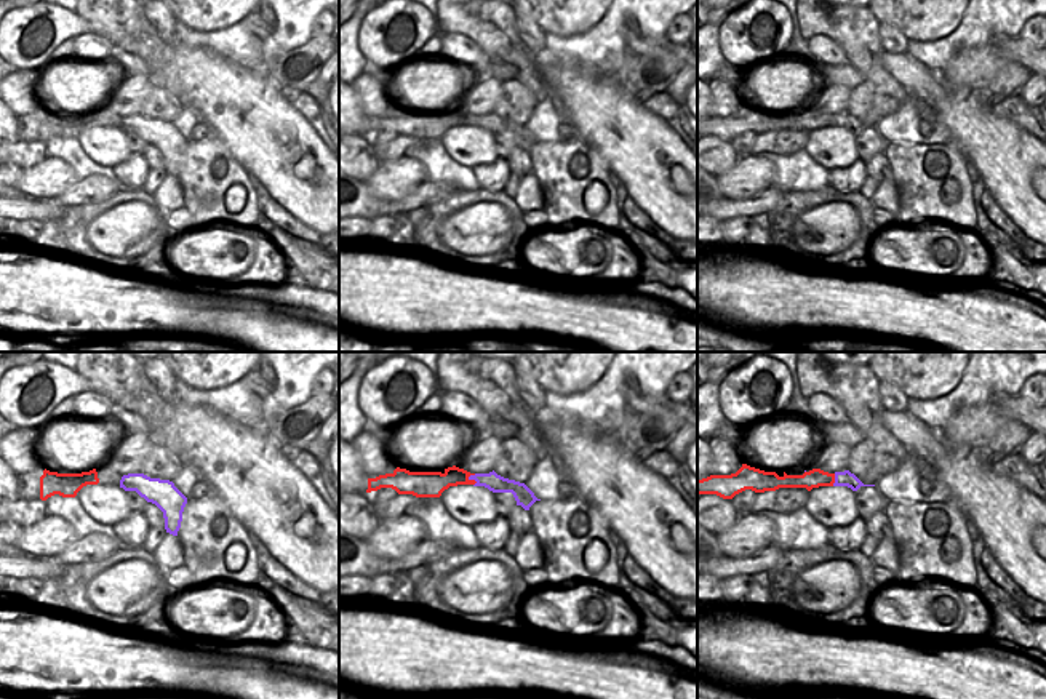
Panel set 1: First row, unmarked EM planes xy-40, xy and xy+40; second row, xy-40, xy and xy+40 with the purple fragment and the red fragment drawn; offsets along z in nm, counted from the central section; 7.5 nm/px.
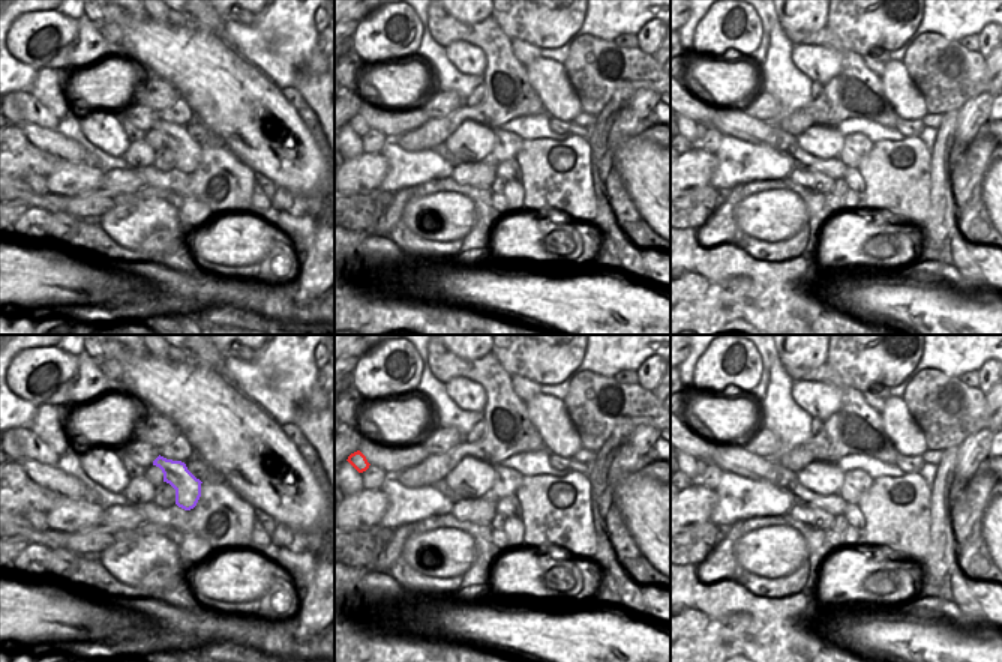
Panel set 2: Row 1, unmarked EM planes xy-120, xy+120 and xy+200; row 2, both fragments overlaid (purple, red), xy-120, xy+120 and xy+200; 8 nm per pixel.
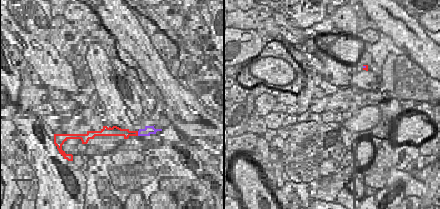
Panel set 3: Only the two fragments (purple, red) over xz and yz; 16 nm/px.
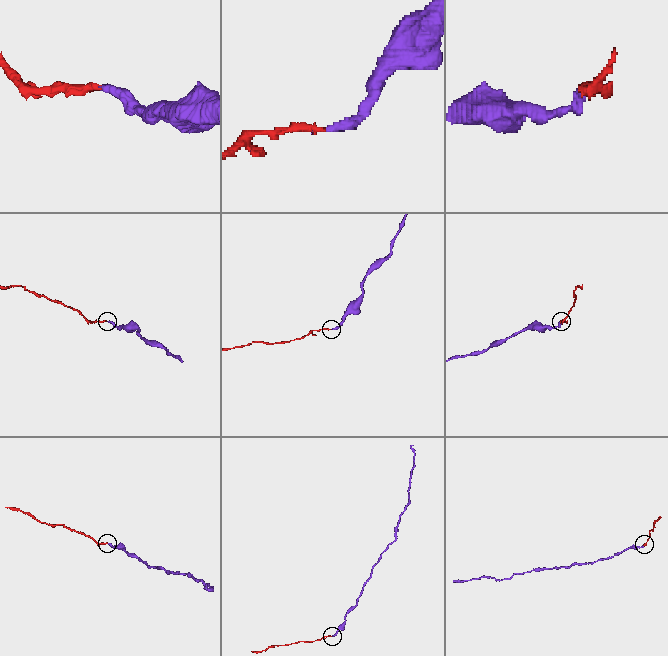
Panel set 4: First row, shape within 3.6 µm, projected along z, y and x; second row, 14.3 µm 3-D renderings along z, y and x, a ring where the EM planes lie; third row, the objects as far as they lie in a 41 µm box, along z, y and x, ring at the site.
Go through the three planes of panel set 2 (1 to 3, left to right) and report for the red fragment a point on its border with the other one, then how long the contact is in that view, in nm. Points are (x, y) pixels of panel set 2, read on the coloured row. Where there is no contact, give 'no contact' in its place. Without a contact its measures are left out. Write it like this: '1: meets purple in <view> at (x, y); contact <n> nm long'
1: no contact
2: no contact
3: no contact

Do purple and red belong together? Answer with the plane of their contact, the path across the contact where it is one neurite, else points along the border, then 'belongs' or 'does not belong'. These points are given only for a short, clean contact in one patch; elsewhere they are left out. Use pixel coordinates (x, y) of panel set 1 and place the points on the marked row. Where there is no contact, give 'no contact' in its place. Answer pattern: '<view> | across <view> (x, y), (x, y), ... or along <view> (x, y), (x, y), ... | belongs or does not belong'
xy | does not belong

